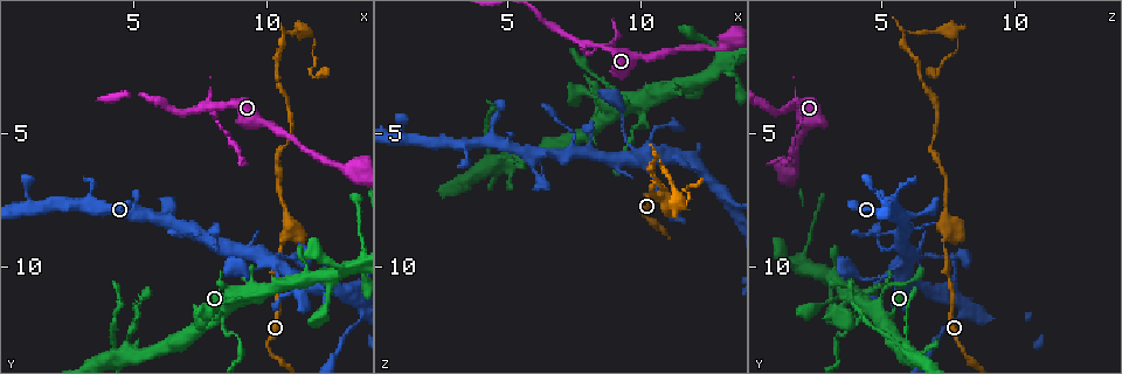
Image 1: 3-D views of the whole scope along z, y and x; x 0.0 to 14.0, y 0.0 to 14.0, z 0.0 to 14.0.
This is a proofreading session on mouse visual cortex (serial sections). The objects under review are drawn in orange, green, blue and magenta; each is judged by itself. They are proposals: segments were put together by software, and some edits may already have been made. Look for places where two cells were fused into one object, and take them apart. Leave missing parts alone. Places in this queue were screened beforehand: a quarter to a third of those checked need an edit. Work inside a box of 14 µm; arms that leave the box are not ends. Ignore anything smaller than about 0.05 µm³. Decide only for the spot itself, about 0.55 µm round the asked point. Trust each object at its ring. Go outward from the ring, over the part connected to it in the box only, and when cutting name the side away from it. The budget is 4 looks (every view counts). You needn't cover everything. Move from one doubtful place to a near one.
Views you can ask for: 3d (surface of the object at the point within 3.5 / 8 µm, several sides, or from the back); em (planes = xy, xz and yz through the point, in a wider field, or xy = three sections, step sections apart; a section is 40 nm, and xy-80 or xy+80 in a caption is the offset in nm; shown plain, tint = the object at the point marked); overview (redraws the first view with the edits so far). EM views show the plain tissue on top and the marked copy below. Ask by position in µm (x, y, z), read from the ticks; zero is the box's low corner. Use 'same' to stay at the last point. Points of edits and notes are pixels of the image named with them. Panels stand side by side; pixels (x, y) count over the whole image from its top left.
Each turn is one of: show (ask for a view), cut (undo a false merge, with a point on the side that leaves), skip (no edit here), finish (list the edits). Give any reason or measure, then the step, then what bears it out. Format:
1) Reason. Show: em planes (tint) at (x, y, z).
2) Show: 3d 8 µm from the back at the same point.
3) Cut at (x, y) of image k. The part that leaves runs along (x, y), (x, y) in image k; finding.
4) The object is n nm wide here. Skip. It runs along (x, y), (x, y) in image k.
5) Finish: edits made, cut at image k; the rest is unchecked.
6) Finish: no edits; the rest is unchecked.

Thin arm on a thick one. Show: 3d 3.5 µm from the back at (8.4, 11.8, 4.5).

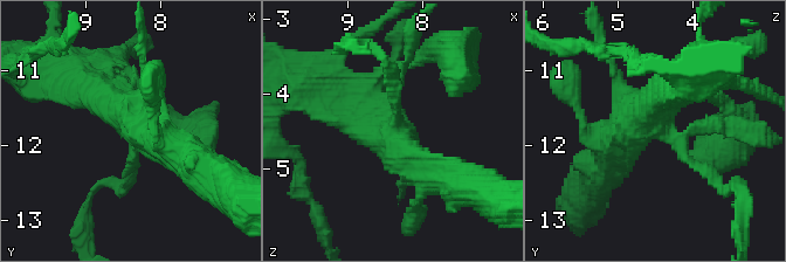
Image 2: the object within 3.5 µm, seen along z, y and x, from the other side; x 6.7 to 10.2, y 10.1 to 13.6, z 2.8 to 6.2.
Now the EM. Show: em xy step 5 (tint) at (8.40, 11.80, 4.40).

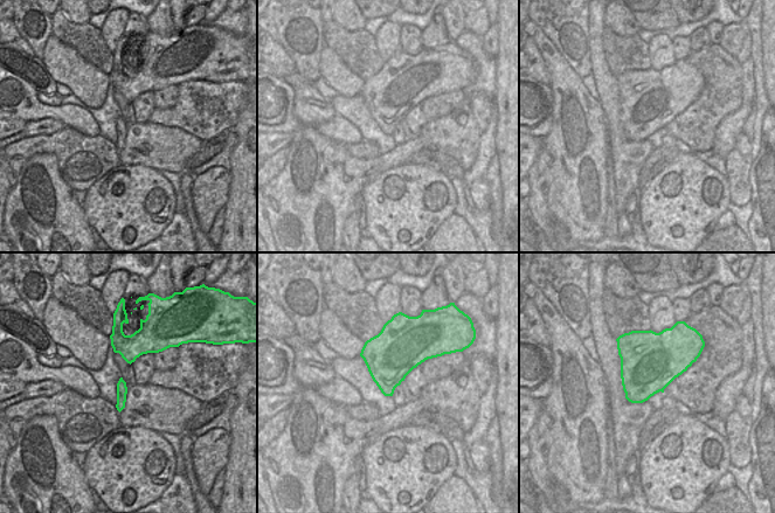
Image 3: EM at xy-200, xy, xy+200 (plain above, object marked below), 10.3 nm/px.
Skip. It runs along (423, 191), (420, 166), (330, 97) in image 2; continuous, no second cell.

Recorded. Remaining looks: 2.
Abrupt turn. Show: 3d 3.5 µm at (9.9, 11.0, 4.4).

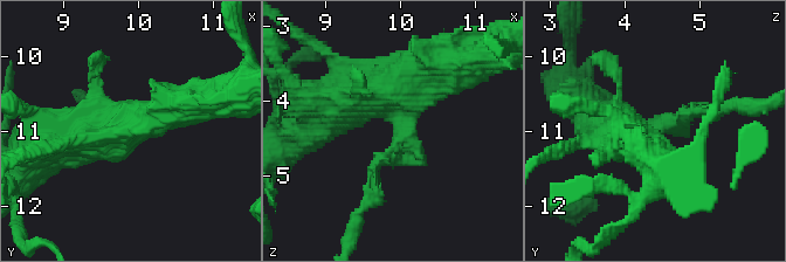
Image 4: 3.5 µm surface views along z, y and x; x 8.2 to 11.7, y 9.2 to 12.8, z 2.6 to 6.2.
Now the EM. Show: em xy step 3 (tint) at (10.00, 11.00, 4.40).

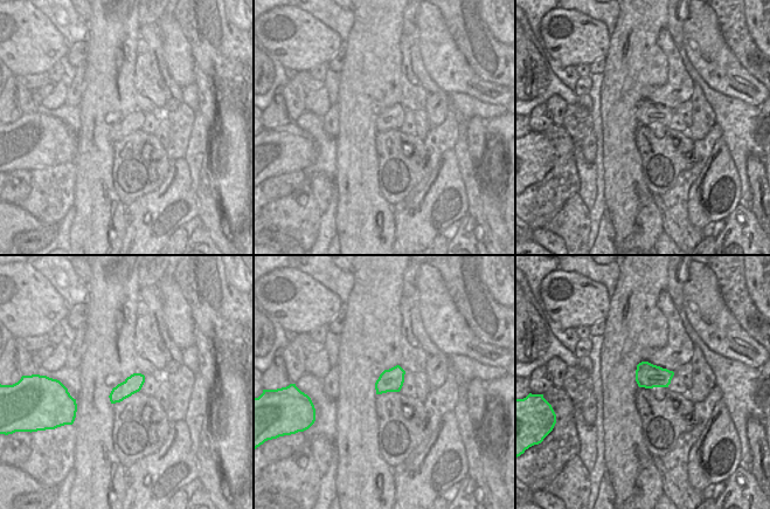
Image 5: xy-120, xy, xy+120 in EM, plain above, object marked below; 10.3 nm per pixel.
Skip. It runs along (343, 105), (376, 96), (400, 126), (369, 186) in image 4; one cell here.

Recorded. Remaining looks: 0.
Finish: no edits; the rest is unchecked.

